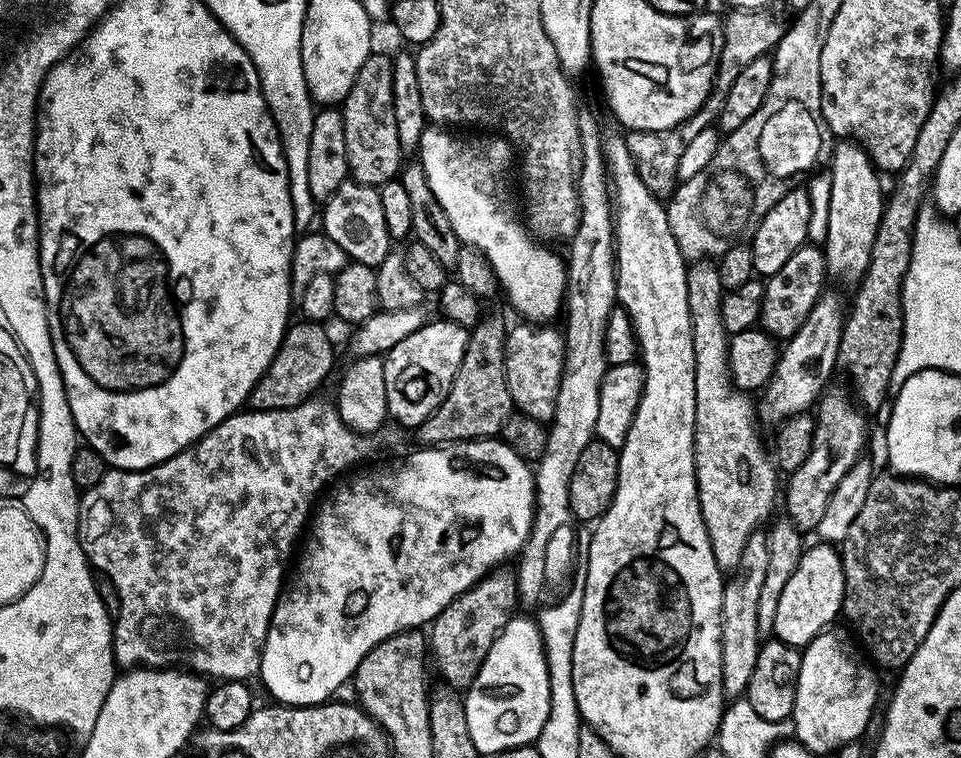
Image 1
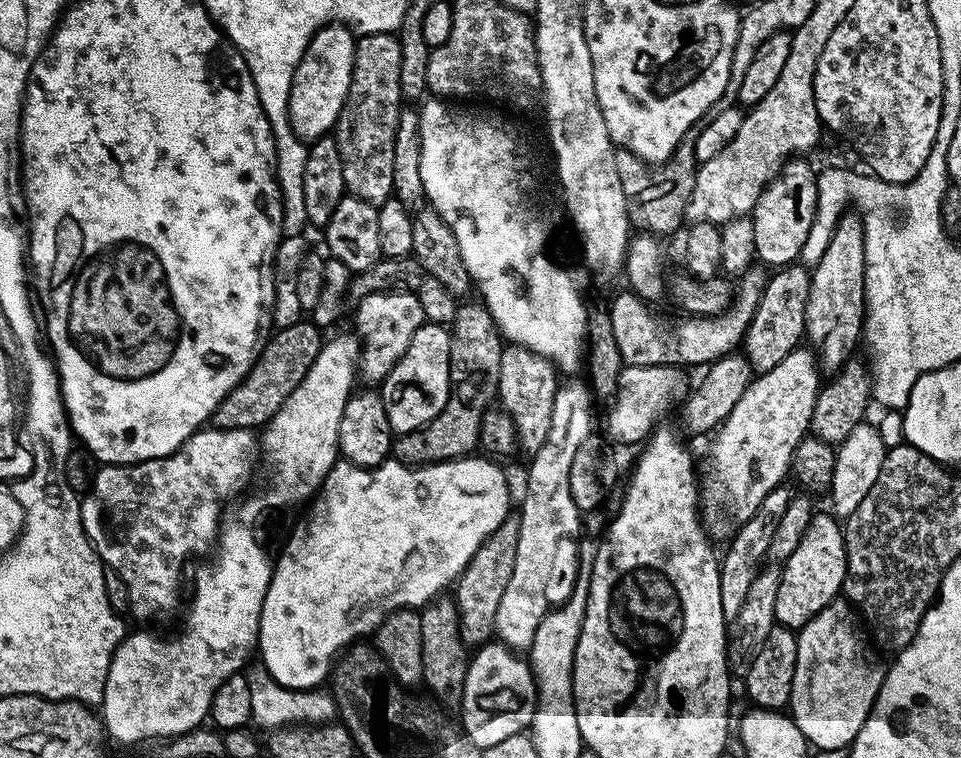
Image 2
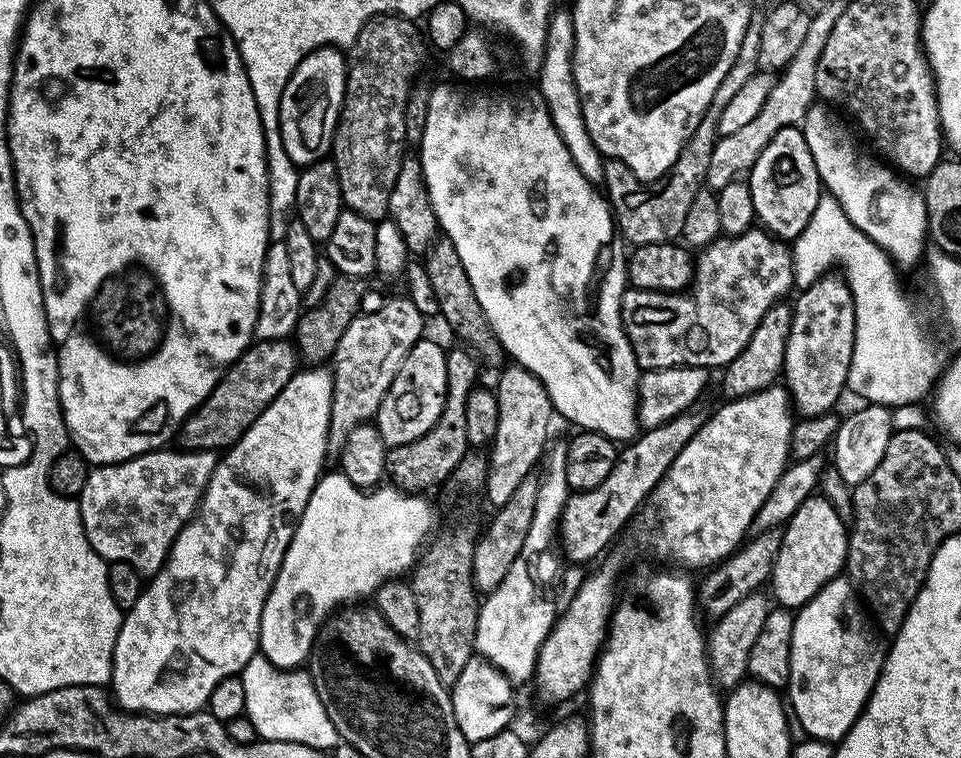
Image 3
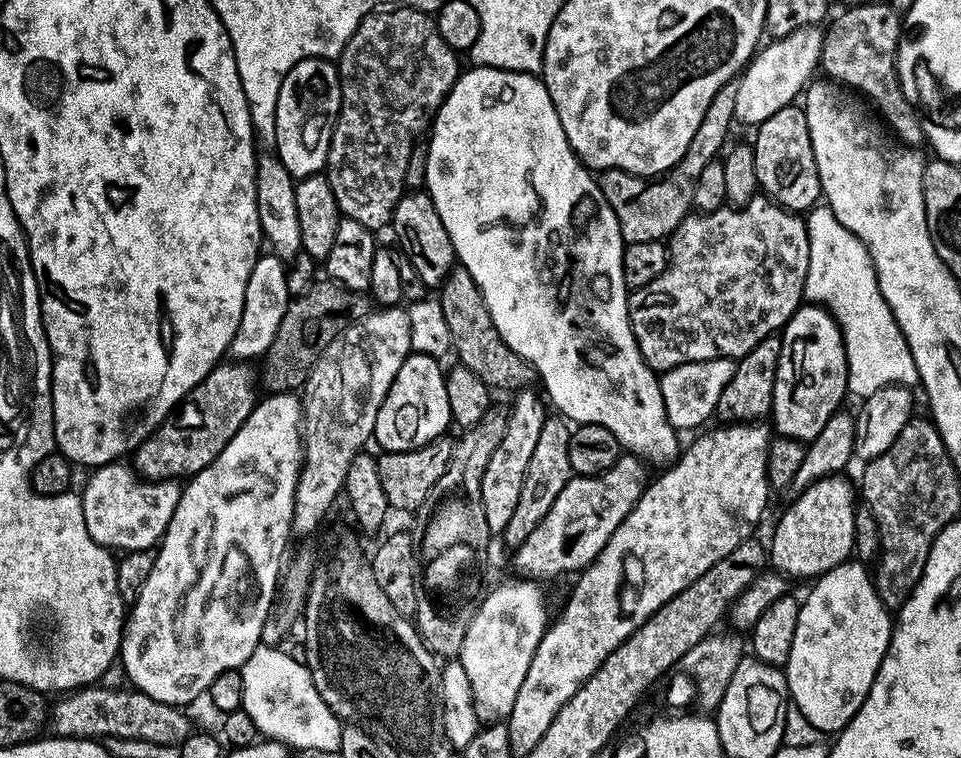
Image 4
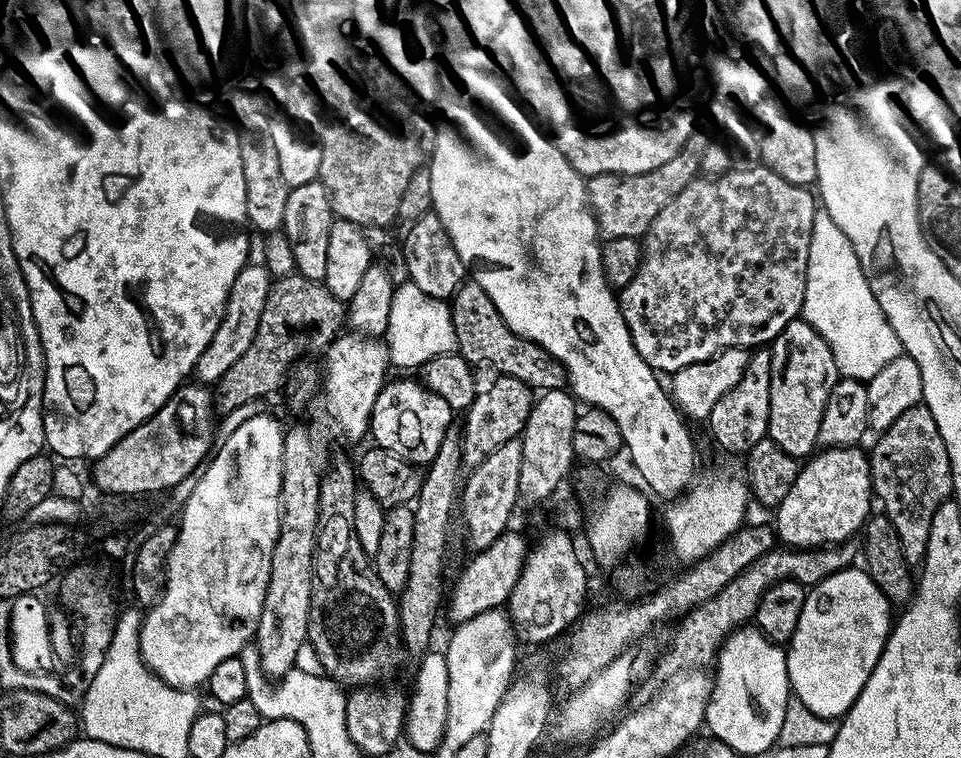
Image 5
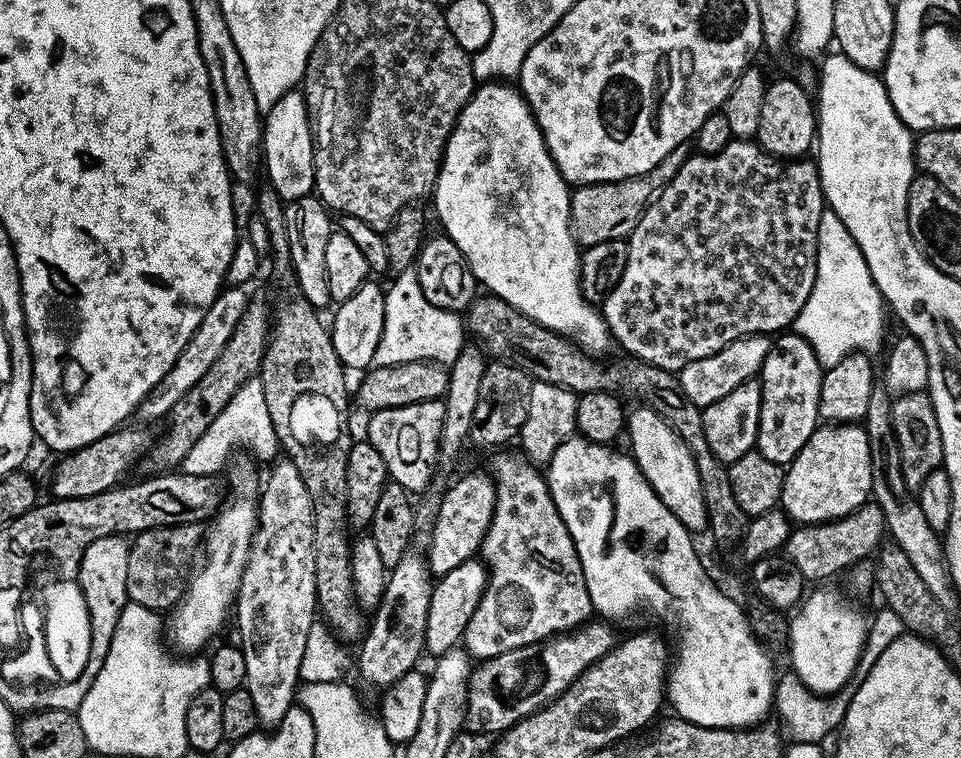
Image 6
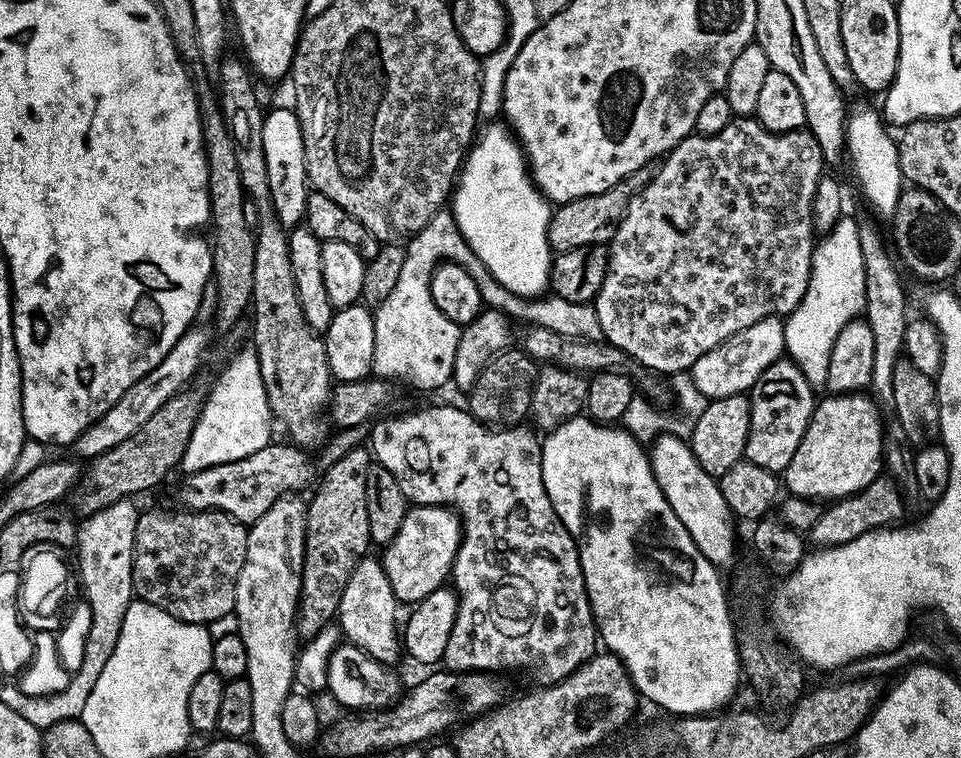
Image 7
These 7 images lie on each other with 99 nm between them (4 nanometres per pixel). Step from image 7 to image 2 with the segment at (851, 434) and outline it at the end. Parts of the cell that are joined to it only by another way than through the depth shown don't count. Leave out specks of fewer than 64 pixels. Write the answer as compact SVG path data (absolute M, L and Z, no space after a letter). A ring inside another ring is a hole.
M813 515L810 526L806 526L806 530L802 534L802 540L798 542L794 554L790 554L790 558L783 561L780 568L780 581L778 582L778 598L774 602L777 625L799 630L806 622L810 622L810 618L814 618L814 614L818 614L818 610L822 610L831 600L835 600L841 595L844 579L846 578L844 529L841 521L835 515L827 515Z

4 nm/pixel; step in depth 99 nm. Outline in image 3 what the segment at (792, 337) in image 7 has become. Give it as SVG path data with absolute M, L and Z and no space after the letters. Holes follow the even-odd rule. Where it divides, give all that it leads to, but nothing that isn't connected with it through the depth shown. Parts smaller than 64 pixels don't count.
M829 194L821 195L818 206L814 206L814 214L810 214L810 222L806 222L806 230L802 230L791 249L792 278L797 289L809 288L837 264L854 298L856 329L847 391L861 396L861 401L869 404L883 404L898 410L893 413L895 431L923 431L927 425L922 409L910 409L906 420L899 408L903 404L918 403L927 392L929 395L933 391L942 363L931 338L924 333L916 317L915 306L900 289L897 265L870 237L862 234L850 218L846 218L842 206Z

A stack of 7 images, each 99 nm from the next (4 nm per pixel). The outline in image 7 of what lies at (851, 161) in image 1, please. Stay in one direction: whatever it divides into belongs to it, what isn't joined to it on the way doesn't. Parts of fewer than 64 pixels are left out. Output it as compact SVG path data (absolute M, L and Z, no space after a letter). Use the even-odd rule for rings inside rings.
M781 358L768 367L750 389L750 434L746 438L744 459L754 462L754 466L763 466L765 470L783 473L790 458L794 458L794 450L798 450L798 442L802 442L802 434L812 420L812 392L813 385L808 383L794 361Z

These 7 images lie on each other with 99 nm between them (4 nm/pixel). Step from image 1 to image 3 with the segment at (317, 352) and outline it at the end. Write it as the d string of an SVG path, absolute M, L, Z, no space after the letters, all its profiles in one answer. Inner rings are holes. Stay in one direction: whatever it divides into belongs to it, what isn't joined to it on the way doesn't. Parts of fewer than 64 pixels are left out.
M291 339L256 340L228 367L224 377L217 382L211 394L184 419L178 433L179 447L190 452L214 452L227 450L237 444L258 422L258 414L282 394L286 382L298 370L298 349Z

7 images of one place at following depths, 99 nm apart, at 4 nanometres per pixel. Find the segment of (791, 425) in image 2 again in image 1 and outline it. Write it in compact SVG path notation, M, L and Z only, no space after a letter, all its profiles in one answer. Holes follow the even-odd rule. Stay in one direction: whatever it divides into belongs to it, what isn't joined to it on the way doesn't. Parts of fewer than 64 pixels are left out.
M822 294L814 302L814 310L806 314L806 322L798 326L798 330L788 341L779 349L776 358L776 372L773 373L771 380L764 385L759 393L758 399L758 416L764 420L769 420L772 426L779 425L781 420L788 420L791 416L797 416L800 412L808 412L819 401L822 393L825 391L828 379L832 376L832 371L837 371L838 365L838 346L842 338L844 329L845 309L836 305L836 300L828 294Z

